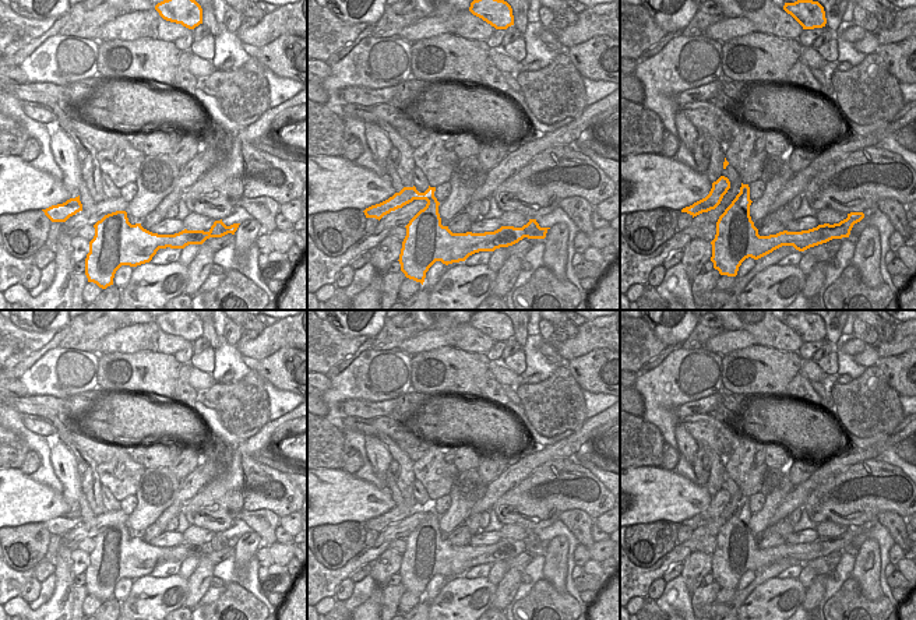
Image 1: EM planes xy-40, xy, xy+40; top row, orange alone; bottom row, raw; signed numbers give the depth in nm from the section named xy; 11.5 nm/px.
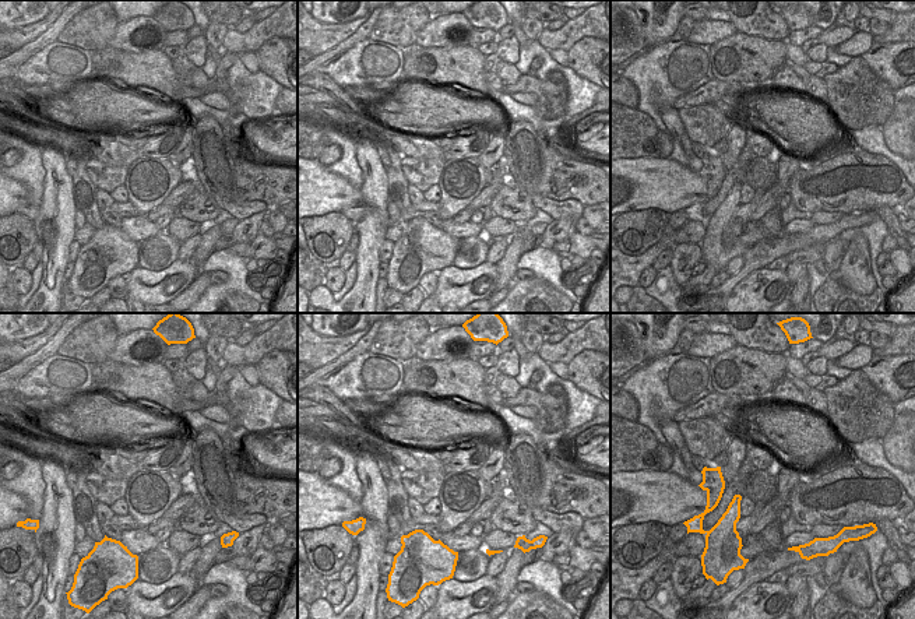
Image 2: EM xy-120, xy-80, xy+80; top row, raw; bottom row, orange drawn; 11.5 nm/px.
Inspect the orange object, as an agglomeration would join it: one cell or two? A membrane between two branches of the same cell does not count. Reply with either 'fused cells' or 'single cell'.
fused cells

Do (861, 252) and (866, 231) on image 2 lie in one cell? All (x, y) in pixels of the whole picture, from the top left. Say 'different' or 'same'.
different

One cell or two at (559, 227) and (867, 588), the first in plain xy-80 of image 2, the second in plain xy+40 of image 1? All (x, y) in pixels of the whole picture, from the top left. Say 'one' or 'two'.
one

